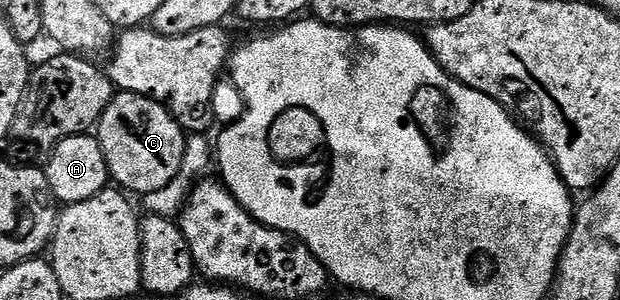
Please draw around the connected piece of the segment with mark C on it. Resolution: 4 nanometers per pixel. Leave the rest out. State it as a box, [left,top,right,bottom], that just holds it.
[96,93,187,196]

